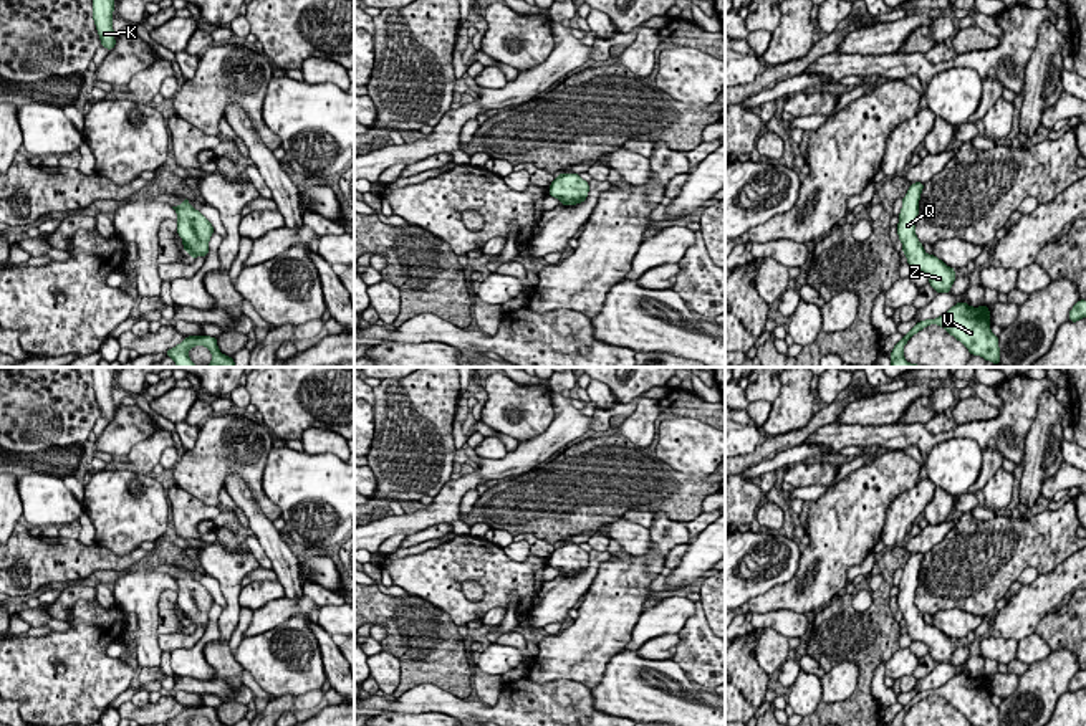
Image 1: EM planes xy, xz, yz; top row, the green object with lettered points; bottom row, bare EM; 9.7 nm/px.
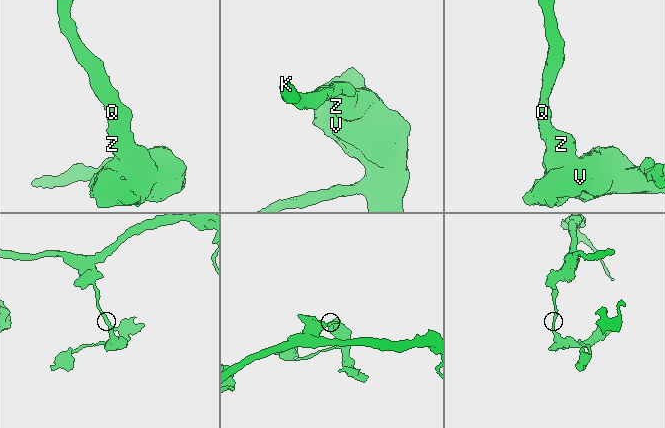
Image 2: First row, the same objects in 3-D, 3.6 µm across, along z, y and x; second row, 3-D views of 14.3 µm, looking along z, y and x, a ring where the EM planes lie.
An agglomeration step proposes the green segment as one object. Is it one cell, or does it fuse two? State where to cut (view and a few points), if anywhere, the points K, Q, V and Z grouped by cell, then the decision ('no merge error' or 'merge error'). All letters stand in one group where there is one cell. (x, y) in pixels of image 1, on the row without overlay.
cut none; groups K Q V Z; no merge error

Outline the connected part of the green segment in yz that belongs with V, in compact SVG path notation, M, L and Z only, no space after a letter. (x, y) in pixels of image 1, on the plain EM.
M957 673L935 690L919 691L902 706L889 726L904 726L907 711L930 695L944 698L950 706L960 711L972 726L1000 726L998 706L990 701L988 676L973 678L967 673Z

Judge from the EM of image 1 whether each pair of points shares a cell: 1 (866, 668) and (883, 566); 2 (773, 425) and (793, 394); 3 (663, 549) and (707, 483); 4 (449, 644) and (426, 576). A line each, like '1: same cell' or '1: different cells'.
1: same cell
2: same cell
3: different cells
4: different cells

